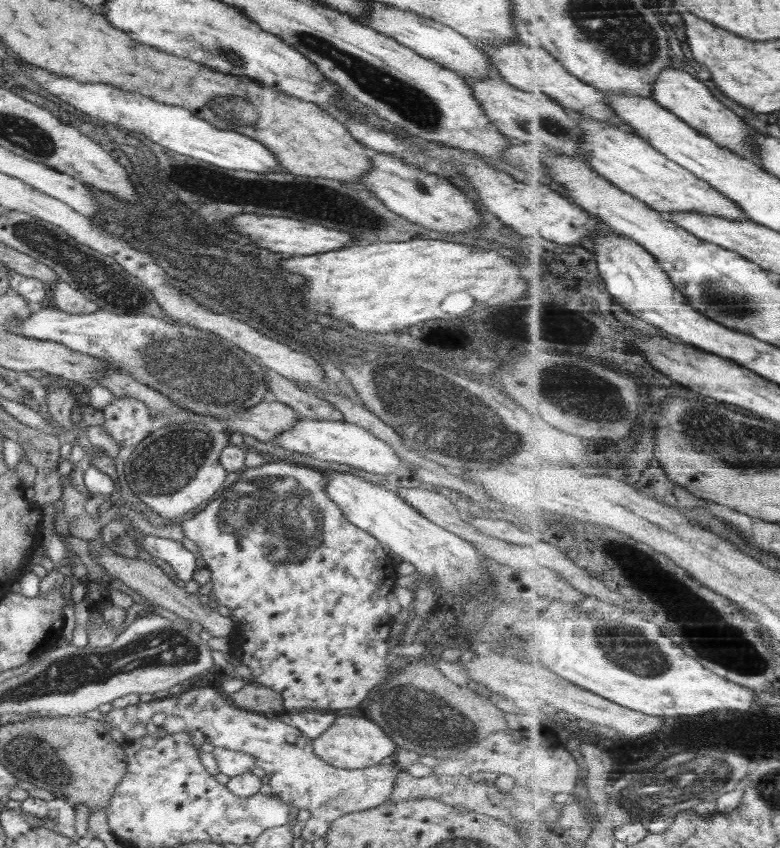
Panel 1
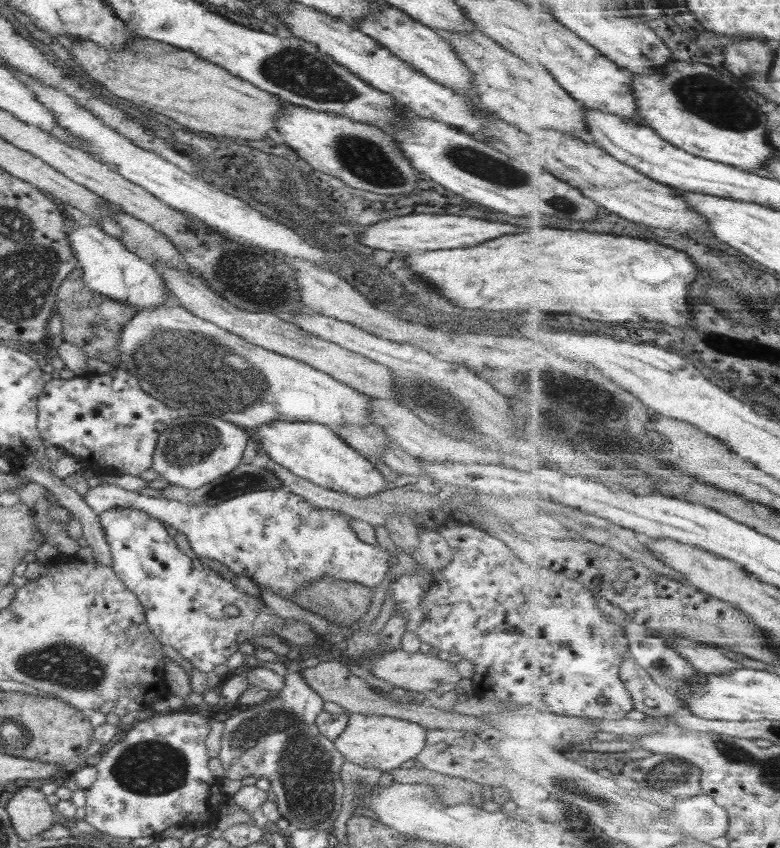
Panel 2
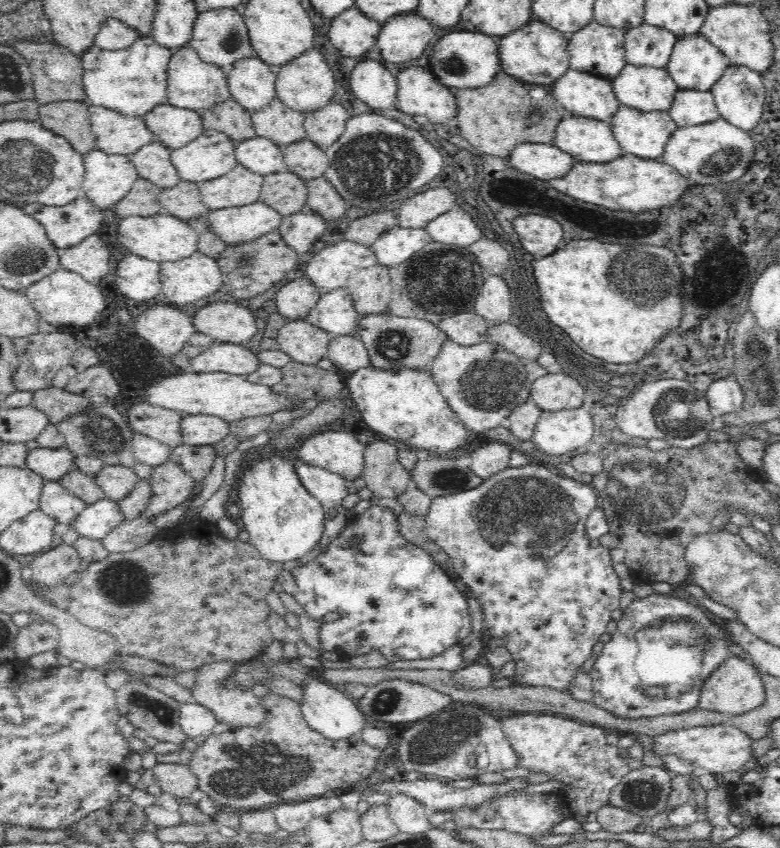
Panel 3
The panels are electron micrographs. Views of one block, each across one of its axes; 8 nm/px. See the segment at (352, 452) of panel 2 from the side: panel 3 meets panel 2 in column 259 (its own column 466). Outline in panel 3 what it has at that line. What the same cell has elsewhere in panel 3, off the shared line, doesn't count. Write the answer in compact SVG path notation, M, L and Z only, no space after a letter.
M359 368L351 374L346 388L350 391L362 420L374 433L399 442L396 430L399 426L408 424L414 429L414 434L404 443L409 448L425 449L435 456L458 448L468 449L466 440L469 440L470 432L446 402L429 369Z

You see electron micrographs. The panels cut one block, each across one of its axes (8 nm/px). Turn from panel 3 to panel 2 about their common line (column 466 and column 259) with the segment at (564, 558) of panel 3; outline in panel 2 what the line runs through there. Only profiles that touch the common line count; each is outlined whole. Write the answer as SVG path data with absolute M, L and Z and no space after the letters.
M102 482L90 487L83 499L98 514L114 507L132 507L147 512L152 518L157 518L163 524L168 524L182 533L198 557L216 560L228 566L237 577L247 576L258 587L272 590L274 594L286 600L291 600L299 588L320 577L349 580L374 589L386 578L386 573L390 570L388 551L360 540L343 514L335 510L316 508L305 498L285 488L244 493L242 496L212 506L204 503L184 504L164 497L140 495L136 491L128 491L118 485Z

